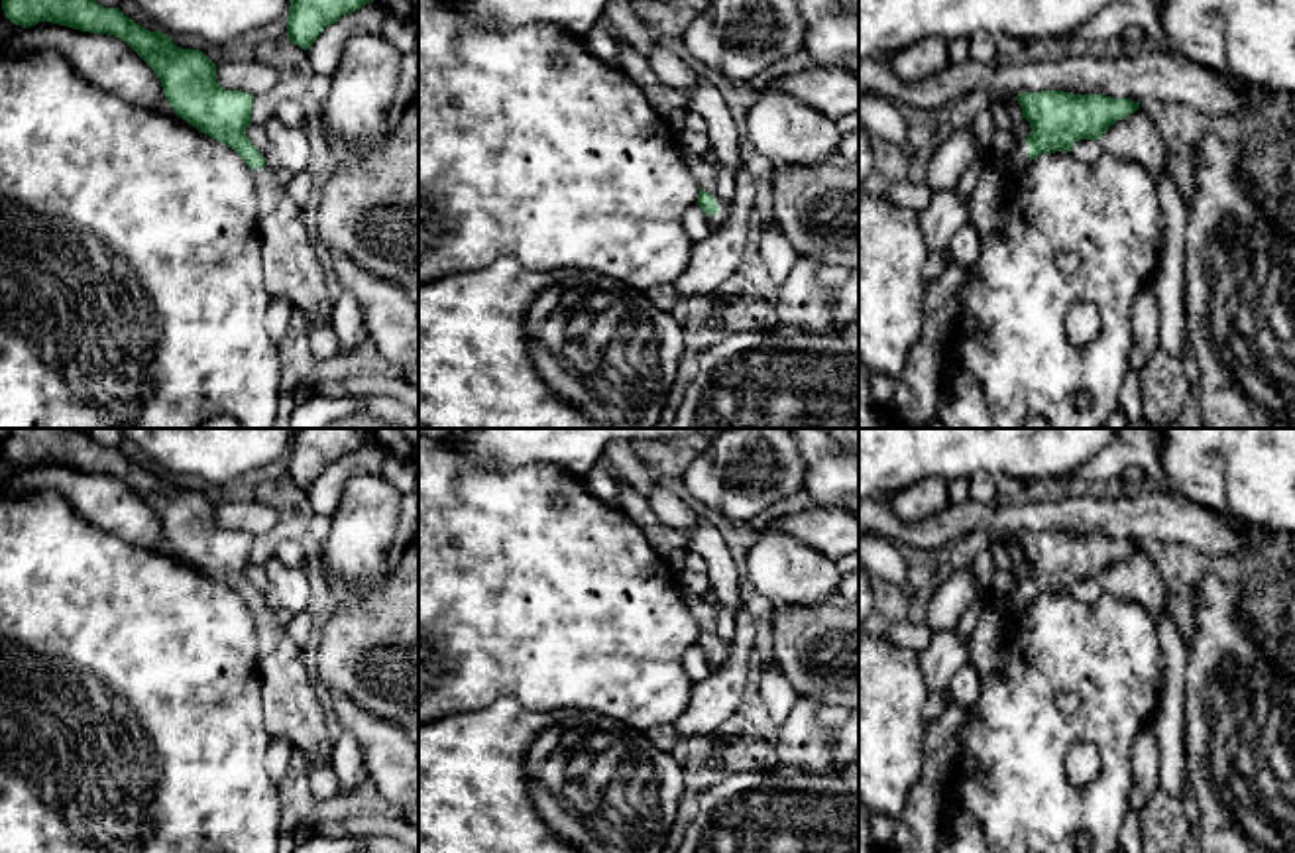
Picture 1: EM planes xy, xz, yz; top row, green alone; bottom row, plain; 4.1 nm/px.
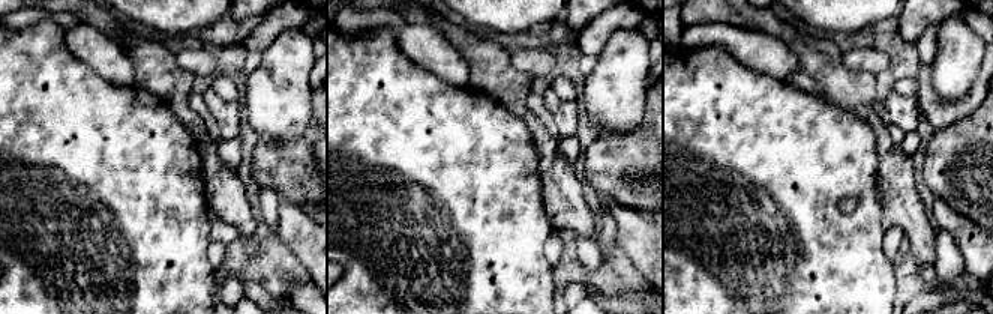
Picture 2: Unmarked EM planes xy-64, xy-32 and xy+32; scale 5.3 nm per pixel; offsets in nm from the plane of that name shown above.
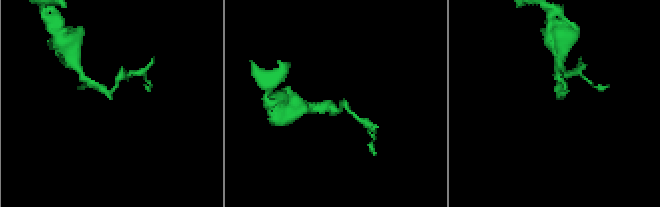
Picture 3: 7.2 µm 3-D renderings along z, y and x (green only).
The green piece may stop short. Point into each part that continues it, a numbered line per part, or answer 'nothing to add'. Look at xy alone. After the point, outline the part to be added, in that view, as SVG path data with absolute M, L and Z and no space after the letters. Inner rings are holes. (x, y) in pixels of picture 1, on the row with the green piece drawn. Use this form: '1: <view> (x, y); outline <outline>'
1: xy (291, 270); outline M269 165L252 173L267 293L271 299L289 299L307 322L328 322L334 297L303 224L303 208L291 200Z

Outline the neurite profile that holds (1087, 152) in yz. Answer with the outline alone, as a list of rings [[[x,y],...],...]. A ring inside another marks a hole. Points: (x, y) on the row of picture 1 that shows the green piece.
[[[1079,140],[1071,147],[1071,153],[1081,163],[1087,163],[1087,165],[1097,163],[1102,153],[1100,140]]]

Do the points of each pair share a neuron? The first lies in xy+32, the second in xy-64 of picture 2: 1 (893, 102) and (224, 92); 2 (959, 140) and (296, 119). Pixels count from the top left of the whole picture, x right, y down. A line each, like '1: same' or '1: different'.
1: different
2: different

